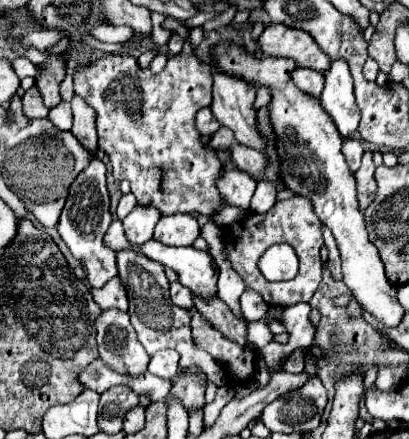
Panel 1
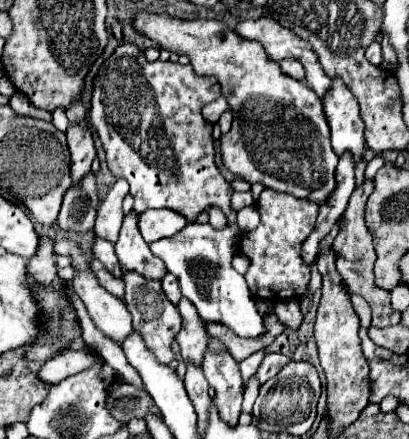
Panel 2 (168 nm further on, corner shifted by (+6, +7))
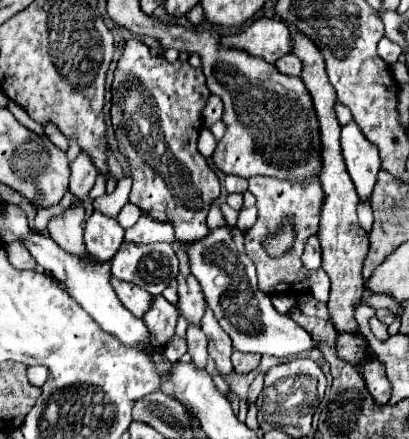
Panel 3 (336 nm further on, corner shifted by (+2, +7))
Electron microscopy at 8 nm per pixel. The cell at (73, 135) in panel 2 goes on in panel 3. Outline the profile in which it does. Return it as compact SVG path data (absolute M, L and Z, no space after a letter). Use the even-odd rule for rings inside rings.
M79 153L79 157L71 163L71 181L69 181L69 191L81 201L85 209L85 219L93 213L93 201L89 197L89 191L93 189L97 177L97 169L93 169L93 161L85 157L85 153Z

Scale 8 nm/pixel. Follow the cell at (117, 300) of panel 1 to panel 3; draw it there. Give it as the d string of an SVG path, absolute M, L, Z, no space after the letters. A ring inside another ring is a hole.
M93 211L93 215L85 223L85 235L83 235L85 247L89 249L89 253L93 253L93 257L109 261L121 247L123 233L125 233L123 227L115 219L99 211Z

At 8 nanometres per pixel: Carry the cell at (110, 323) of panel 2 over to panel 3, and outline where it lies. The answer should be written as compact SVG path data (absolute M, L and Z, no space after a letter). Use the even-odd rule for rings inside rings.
M71 205L63 209L63 213L55 219L49 221L47 225L49 235L61 245L65 251L71 253L87 253L85 243L81 241L83 237L83 209L81 205Z

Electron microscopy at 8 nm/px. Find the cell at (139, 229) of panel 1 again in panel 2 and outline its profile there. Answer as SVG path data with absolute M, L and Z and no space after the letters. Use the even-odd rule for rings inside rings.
M135 211L123 217L123 227L115 243L115 253L123 271L139 271L147 279L161 279L167 271L165 263L149 253L149 245L139 233L139 215Z

